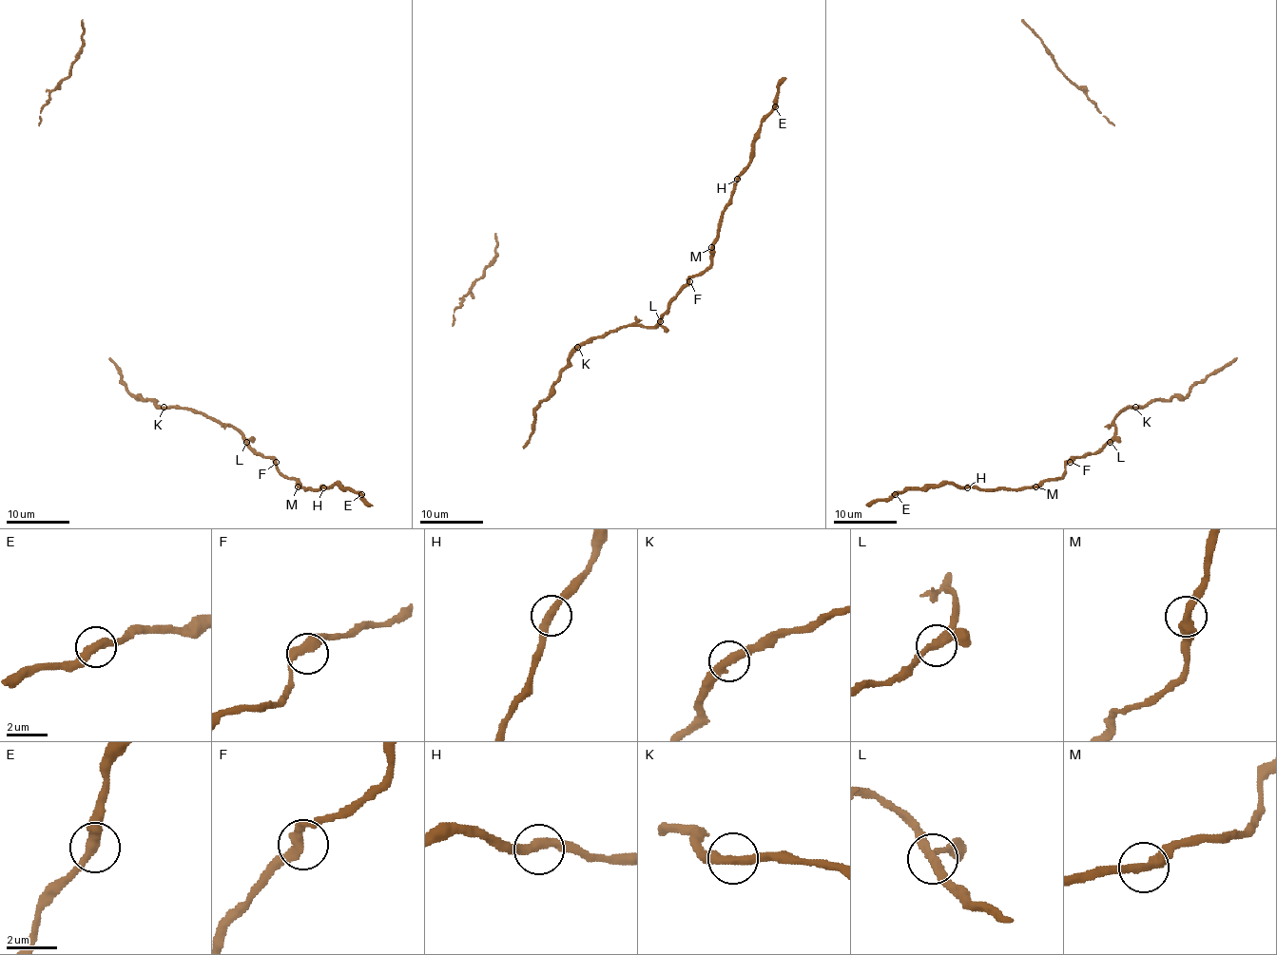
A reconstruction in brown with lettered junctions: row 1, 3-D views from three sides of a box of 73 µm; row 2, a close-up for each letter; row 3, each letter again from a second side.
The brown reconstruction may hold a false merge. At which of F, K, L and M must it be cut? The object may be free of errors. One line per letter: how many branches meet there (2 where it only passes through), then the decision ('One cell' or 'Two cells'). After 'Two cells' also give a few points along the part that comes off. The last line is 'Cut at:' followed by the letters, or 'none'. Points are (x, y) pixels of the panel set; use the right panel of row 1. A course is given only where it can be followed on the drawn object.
F: Branches: 2. One cell
K: Branches: 2. One cell
L: Branches: 3. One cell
M: Branches: 2. Two cells. Course of the part to remove: (1035, 486), (980, 489), (948, 483), (930, 485), (925, 487), (906, 487), (898, 494), (866, 505)
Cut at: M

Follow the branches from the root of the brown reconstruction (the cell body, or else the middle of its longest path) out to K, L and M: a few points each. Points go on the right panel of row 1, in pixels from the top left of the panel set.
K: (1190, 391), (1184, 397), (1152, 401), (1135, 407)
L: (1190, 391), (1184, 397), (1152, 401), (1124, 409), (1114, 418), (1114, 437), (1110, 442)
M: (1190, 391), (1184, 397), (1124, 409), (1114, 418), (1114, 433), (1097, 451), (1076, 456), (1060, 478), (1035, 486)

